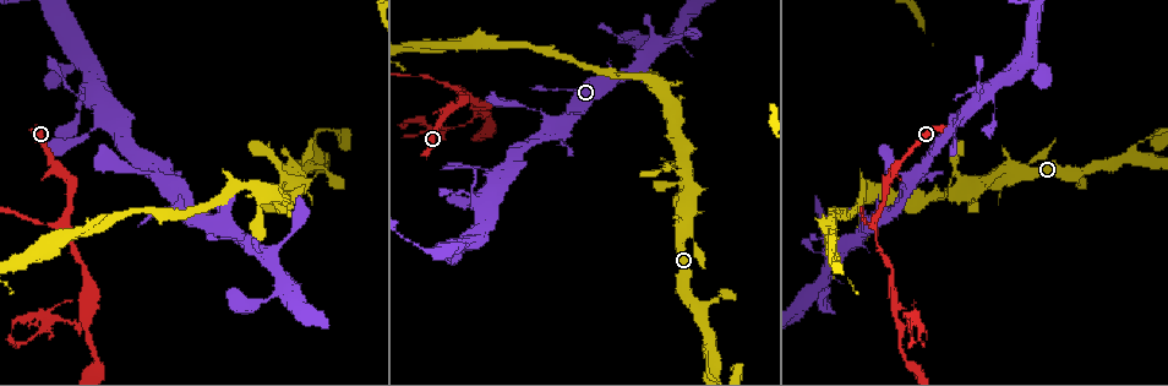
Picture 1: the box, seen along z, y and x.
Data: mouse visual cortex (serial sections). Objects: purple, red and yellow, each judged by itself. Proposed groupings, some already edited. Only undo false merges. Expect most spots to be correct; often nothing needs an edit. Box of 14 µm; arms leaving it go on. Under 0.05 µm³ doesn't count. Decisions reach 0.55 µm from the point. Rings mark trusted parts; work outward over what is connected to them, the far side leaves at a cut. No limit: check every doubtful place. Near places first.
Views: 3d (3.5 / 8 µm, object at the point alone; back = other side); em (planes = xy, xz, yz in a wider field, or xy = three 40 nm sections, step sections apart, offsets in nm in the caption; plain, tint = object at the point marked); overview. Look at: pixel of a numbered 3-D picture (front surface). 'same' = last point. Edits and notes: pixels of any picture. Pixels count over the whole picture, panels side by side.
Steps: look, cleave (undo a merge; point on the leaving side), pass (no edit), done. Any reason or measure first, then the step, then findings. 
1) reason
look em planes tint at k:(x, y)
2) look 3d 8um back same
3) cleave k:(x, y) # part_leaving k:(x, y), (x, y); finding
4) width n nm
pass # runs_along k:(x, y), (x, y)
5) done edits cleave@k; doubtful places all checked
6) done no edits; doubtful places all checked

branch point
look 3d 3.5um at 1:(457, 90)

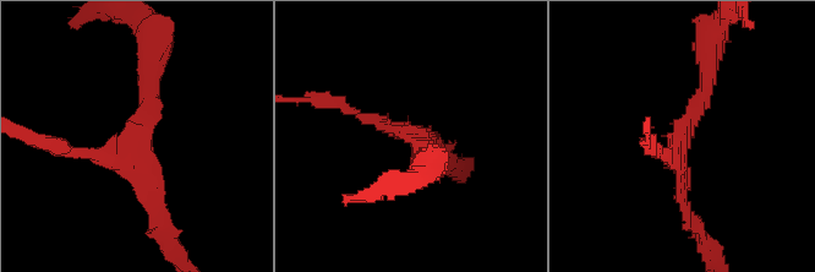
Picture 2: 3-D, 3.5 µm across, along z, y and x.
arms 3; arm_widths 150, 150, 250 nm; need the tissue
look em xy step 1 tint at 2:(407, 134)

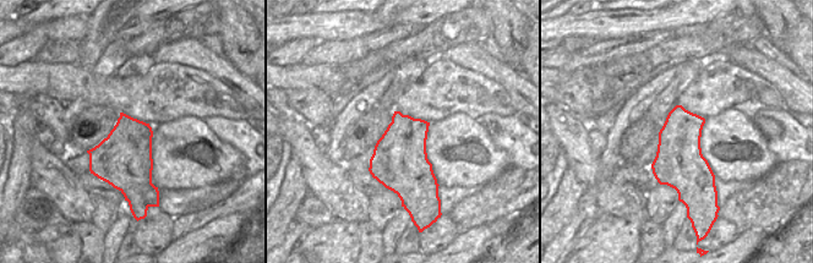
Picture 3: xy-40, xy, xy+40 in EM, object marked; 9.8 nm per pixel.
pass # one cell here

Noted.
branch point
look 3d 3.5um at 1:(82, 323)

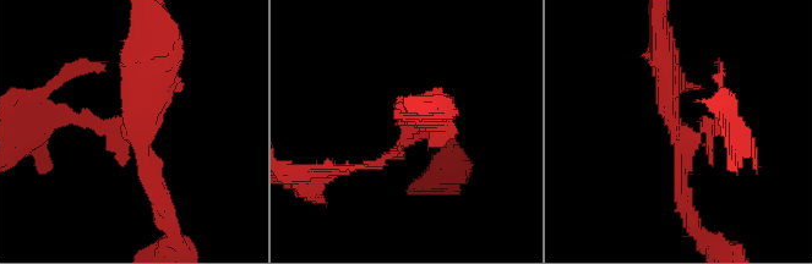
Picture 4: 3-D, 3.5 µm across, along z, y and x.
need the tissue
look em planes tint at 4:(409, 128)

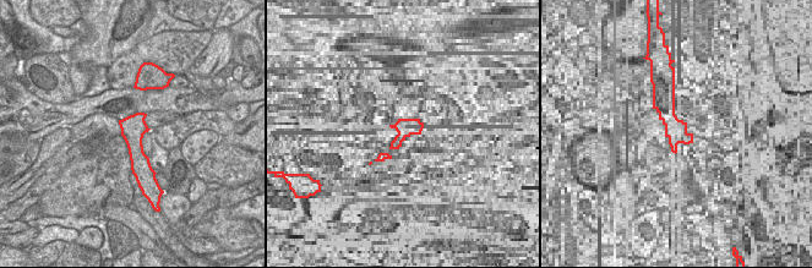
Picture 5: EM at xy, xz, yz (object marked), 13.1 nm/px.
pass # runs_along 4:(665, 59), (687, 208); continuous, no second cell

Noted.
narrows sharply
look 3d 3.5um at 1:(63, 319)

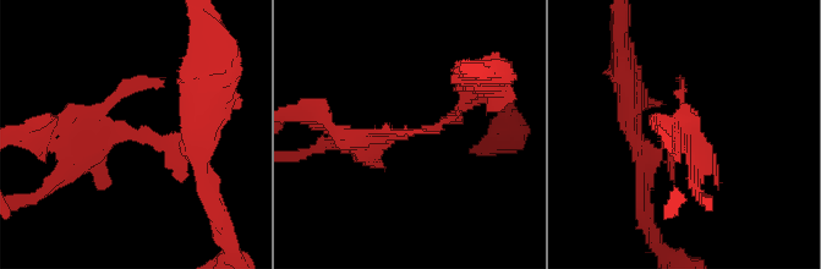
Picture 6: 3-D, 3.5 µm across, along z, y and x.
look em xy step 5 tint at 6:(134, 138)

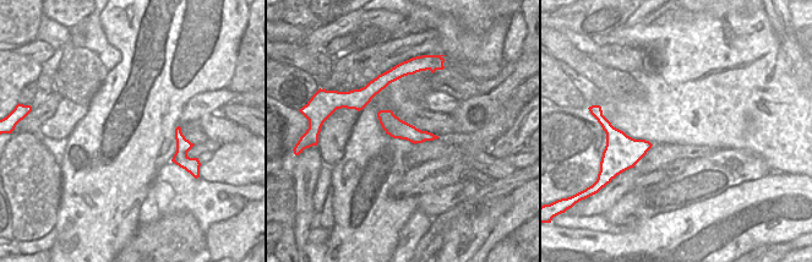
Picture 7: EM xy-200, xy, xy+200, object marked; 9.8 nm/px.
pass # runs_along 7:(382, 113), (398, 129), (430, 137); one cell here

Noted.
done no edits; doubtful places all checked

